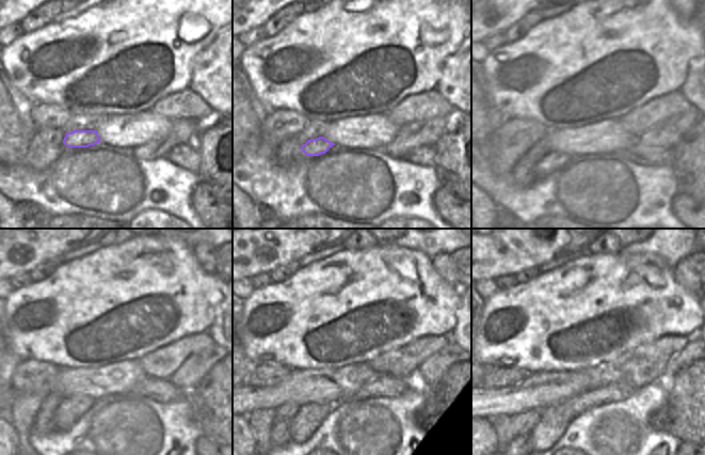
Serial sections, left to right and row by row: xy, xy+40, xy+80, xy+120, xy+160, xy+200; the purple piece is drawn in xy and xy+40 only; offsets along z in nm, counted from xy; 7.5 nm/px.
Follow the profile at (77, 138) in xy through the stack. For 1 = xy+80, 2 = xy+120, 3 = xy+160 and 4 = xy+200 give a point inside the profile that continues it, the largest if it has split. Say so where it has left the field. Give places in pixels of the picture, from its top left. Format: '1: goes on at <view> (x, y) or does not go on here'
1: goes on at xy+80 (553, 161)
2: goes on at xy+120 (70, 409)
3: goes on at xy+160 (308, 418)
4: goes on at xy+200 (550, 425)

